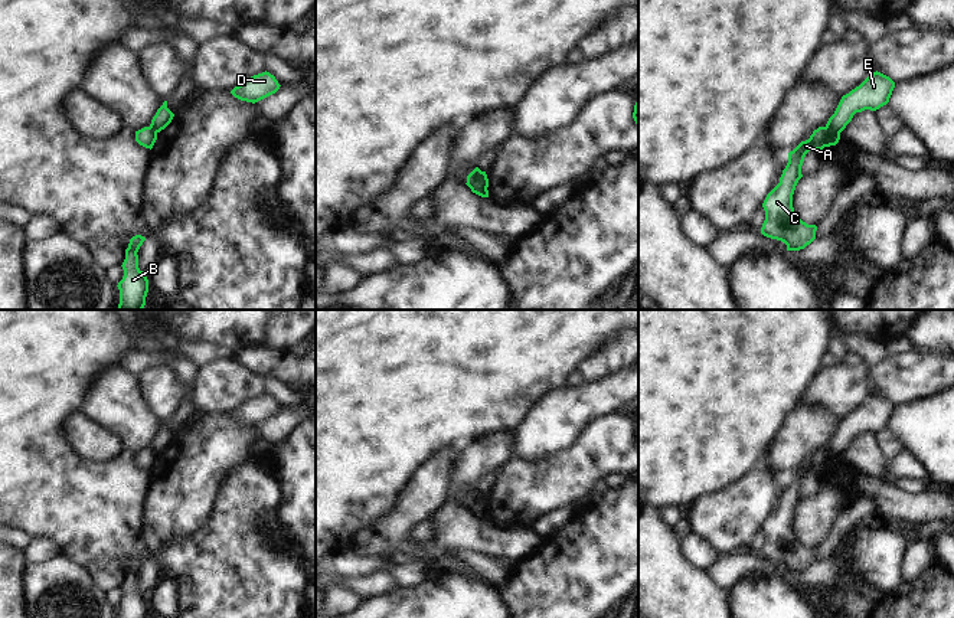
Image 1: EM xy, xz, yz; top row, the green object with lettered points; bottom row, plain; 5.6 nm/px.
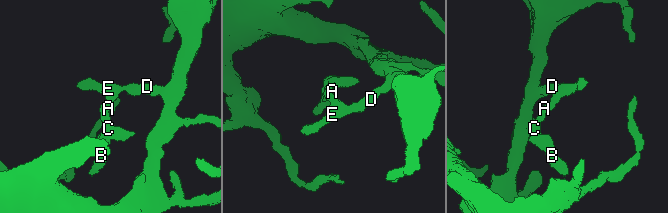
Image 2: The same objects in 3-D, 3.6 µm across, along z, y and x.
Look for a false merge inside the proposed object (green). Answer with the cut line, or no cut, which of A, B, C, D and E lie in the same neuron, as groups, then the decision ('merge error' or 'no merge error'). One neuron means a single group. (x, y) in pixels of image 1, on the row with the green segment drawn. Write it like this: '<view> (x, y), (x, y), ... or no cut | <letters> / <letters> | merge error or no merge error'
xz (482, 172), (469, 186) | A B C / D E | merge error

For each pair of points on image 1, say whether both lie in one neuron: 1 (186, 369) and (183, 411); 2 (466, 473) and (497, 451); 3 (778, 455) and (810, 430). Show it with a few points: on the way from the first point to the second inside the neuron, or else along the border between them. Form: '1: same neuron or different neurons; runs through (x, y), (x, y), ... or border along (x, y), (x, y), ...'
1: same neuron; runs through (188, 379), (190, 385), (189, 401)
2: same neuron; runs through (473, 466), (490, 454)
3: same neuron; runs through (786, 451), (803, 434)

